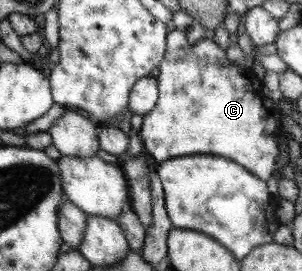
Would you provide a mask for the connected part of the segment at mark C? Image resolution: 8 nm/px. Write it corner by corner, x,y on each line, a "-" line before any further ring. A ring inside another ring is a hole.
172,28
167,33
167,50
165,57
159,62
159,70
154,76
157,86
158,98
155,107
143,115
143,123
138,132
143,154
149,158
151,164
163,162
167,158
189,156
189,154
215,154
221,158
231,158
232,162
239,164
257,175
263,182
275,170
277,160
277,132
279,132
280,116
271,116
273,112
265,110
259,80
255,80
249,71
249,78
237,70
227,58
221,48
217,48
212,39
197,40
193,46
187,44
185,34
181,30

